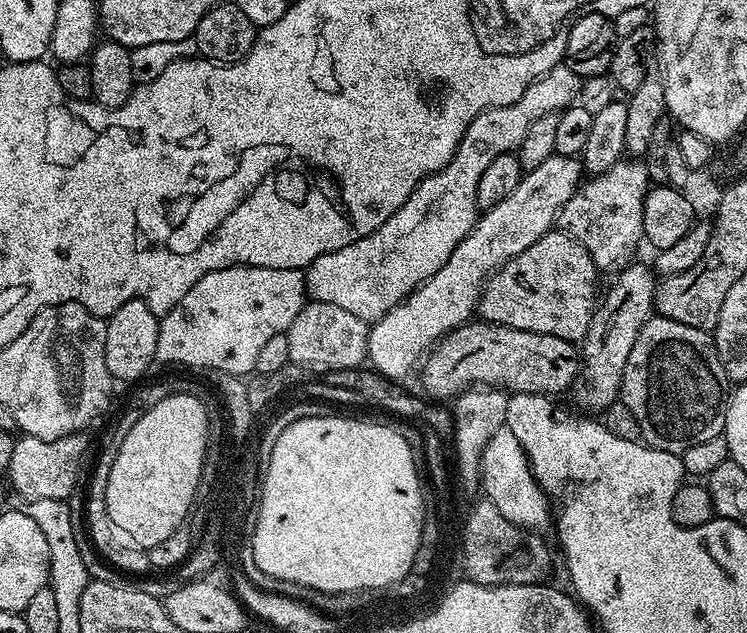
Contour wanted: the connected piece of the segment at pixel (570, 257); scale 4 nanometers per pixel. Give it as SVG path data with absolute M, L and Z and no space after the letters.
M559 230L547 232L488 277L480 293L479 319L514 330L583 341L598 307L596 276L598 269L591 254L574 237Z

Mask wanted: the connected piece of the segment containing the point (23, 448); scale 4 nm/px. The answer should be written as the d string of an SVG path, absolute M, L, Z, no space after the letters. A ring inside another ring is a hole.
M77 434L66 438L43 440L33 436L21 435L16 440L14 454L10 454L6 479L12 483L14 491L21 501L42 498L67 501L76 488L76 479L80 476L80 463L84 460L84 451L88 448L87 435Z

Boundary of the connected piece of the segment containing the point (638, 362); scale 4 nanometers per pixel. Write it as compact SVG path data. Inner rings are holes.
M653 315L642 326L630 358L626 358L624 376L620 380L619 399L630 408L640 427L640 440L651 448L683 454L694 442L707 442L708 439L721 435L726 418L726 388L728 375L716 352L713 337L694 326L674 322L665 316Z

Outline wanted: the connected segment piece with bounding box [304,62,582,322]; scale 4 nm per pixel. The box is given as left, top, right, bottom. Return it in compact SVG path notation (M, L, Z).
M561 62L552 67L549 72L542 74L510 106L498 106L497 108L486 108L470 122L454 158L442 170L430 173L425 180L420 181L417 188L412 191L410 198L378 226L366 238L358 238L358 242L350 242L350 246L342 246L342 250L334 250L330 254L322 254L314 258L314 262L308 265L304 272L304 286L307 295L312 300L318 302L330 302L334 306L342 306L342 310L350 310L350 314L358 314L358 318L369 322L375 322L383 318L391 308L402 303L412 289L420 284L426 283L442 266L446 266L446 258L454 254L454 246L470 234L470 230L478 219L478 209L476 207L476 195L478 194L478 181L482 179L482 173L490 167L490 162L507 152L515 153L520 147L522 138L526 138L526 130L530 130L532 123L537 118L542 118L542 114L557 114L564 111L579 97L582 78L574 74L568 65Z

